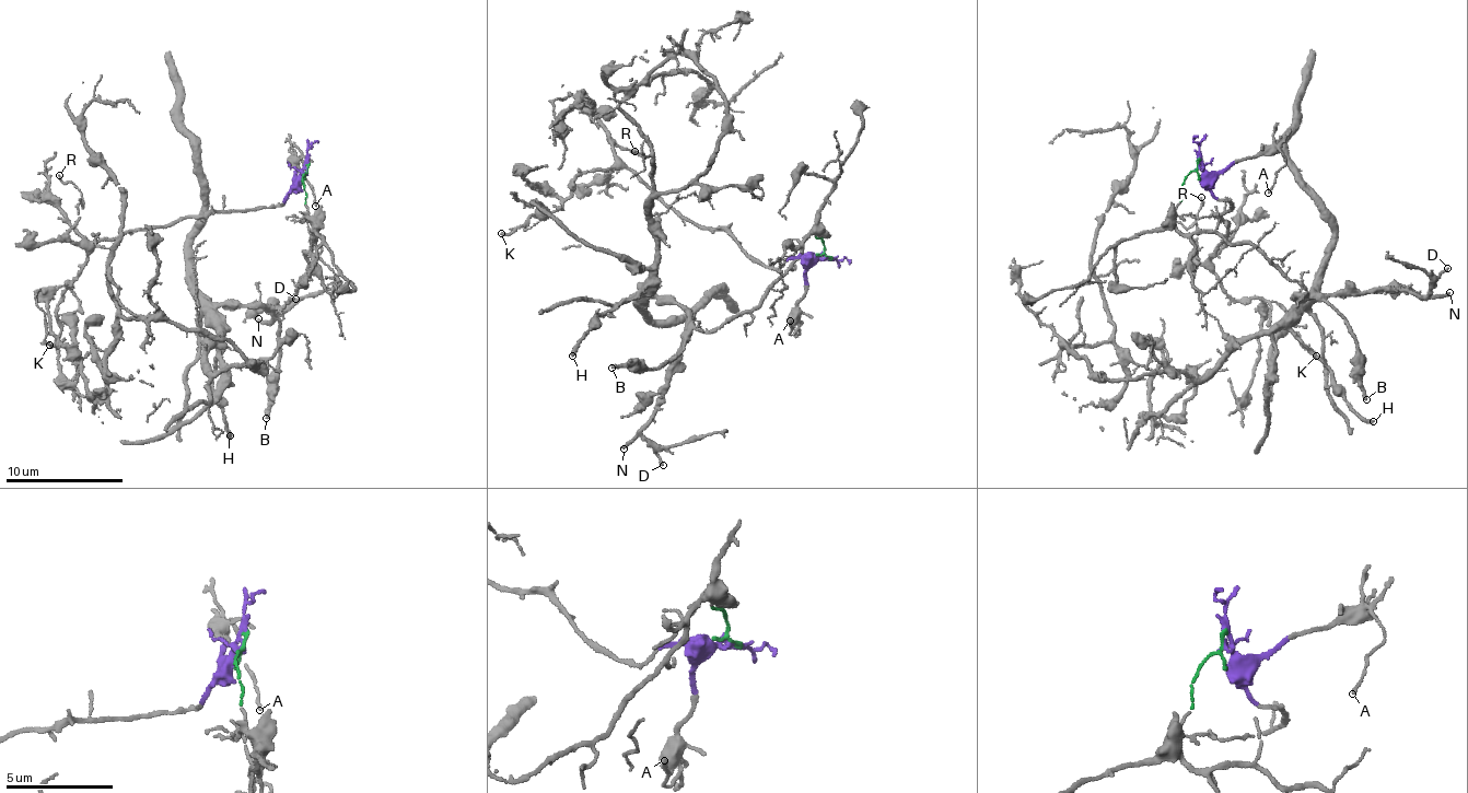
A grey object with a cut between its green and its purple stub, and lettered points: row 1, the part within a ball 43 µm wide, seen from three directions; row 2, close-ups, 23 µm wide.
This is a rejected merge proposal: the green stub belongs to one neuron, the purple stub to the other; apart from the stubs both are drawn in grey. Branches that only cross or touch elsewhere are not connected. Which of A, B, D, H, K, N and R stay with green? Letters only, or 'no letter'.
B, D, H, N

